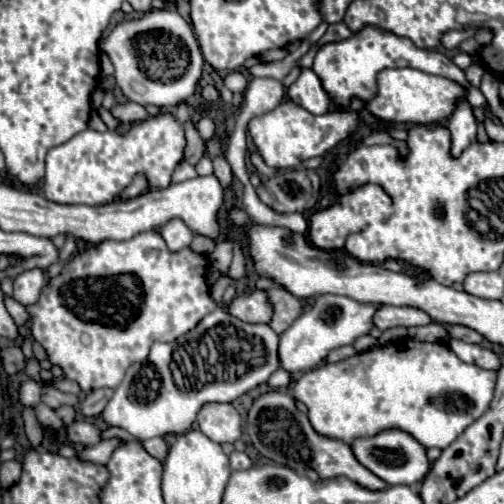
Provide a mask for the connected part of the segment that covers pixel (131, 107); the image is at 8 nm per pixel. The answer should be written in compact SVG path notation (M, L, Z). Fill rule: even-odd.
M128 102L128 104L124 104L124 106L116 104L116 106L112 108L112 114L114 114L124 126L130 126L130 124L134 124L134 122L146 120L146 118L150 116L150 114L146 112L146 108L140 106L140 104L136 104L136 102Z

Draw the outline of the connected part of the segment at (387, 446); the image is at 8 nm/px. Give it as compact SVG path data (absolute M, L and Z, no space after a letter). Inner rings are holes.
M384 430L372 438L358 438L358 440L354 440L352 450L354 450L356 458L360 460L360 464L364 464L370 472L374 472L378 478L382 478L390 486L416 484L430 470L430 462L426 458L426 448L402 430Z

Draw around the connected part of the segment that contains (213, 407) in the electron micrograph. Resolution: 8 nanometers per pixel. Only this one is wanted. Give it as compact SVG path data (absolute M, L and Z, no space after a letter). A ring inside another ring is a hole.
M204 404L196 422L198 428L216 444L236 442L242 434L242 418L232 404Z

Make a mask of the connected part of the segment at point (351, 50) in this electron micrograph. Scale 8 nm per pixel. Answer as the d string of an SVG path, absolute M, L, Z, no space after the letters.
M370 24L364 26L362 30L354 32L348 40L322 44L314 56L312 70L316 72L316 76L320 76L320 82L324 84L324 90L328 92L334 106L348 108L352 98L360 98L364 102L364 100L372 100L372 96L376 96L378 72L382 72L386 68L402 68L402 66L420 68L422 72L438 74L438 76L450 78L450 80L470 88L470 84L464 78L464 72L448 56L444 56L436 50L422 50L422 48L414 46L412 40L396 36L394 32L382 30L378 26L370 26Z

